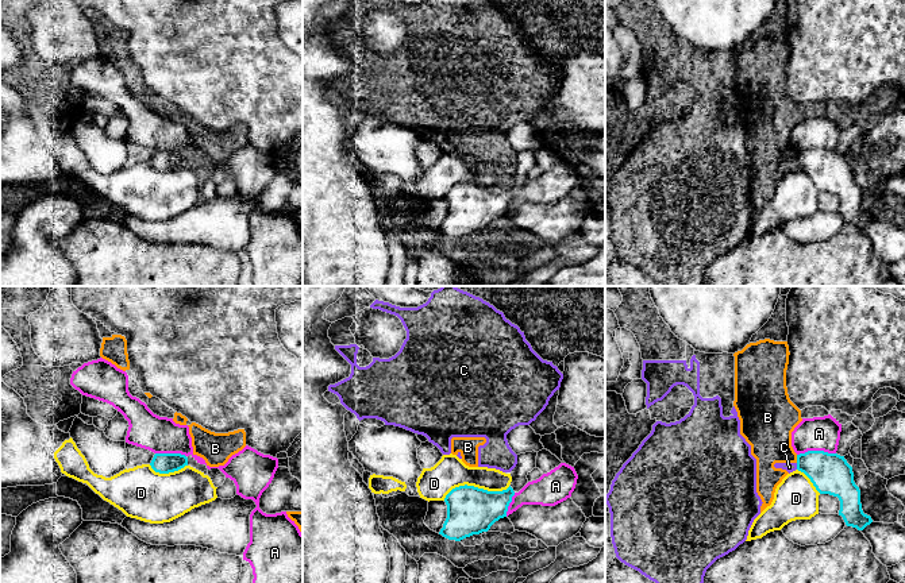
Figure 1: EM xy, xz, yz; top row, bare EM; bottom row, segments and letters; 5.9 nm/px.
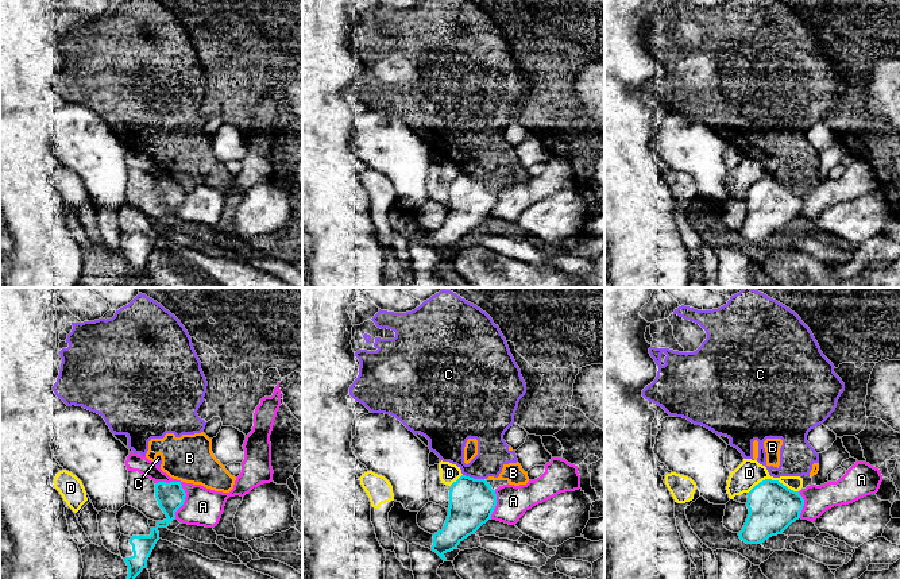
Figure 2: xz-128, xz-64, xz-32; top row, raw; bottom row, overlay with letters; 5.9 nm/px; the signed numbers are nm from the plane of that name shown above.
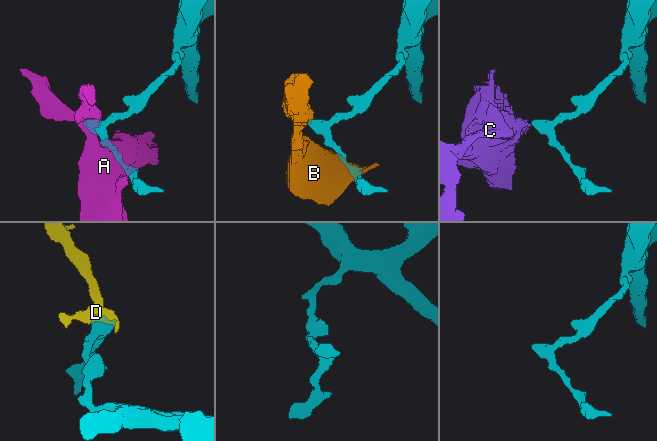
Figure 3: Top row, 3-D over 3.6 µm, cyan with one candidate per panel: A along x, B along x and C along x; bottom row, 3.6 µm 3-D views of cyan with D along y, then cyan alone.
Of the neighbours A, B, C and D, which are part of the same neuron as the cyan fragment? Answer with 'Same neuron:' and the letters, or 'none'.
Same neuron: none

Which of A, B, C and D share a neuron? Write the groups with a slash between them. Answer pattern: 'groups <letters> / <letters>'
groups A / B C / D

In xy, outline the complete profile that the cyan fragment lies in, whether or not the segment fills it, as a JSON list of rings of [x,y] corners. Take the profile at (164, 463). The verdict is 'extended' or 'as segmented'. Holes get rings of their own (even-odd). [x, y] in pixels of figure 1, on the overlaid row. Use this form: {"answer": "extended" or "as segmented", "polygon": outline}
{"answer": "as segmented", "polygon": [[[155,453],[150,466],[155,472],[169,474],[188,466],[188,457],[181,453]]]}

